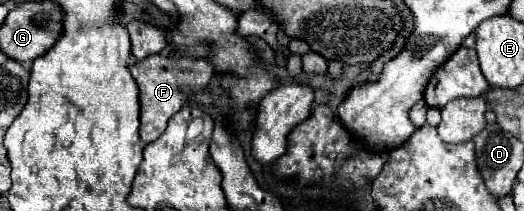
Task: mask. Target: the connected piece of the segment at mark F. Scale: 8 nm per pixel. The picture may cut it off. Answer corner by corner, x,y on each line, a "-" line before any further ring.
149,56
143,62
133,62
129,66
131,76
139,84
141,90
141,126
139,126
139,136
143,142
153,142
157,140
165,128
169,118
181,110
181,106
187,102
185,98
199,90
201,86
207,86
207,82
213,76
213,68
205,58
169,58
169,56

